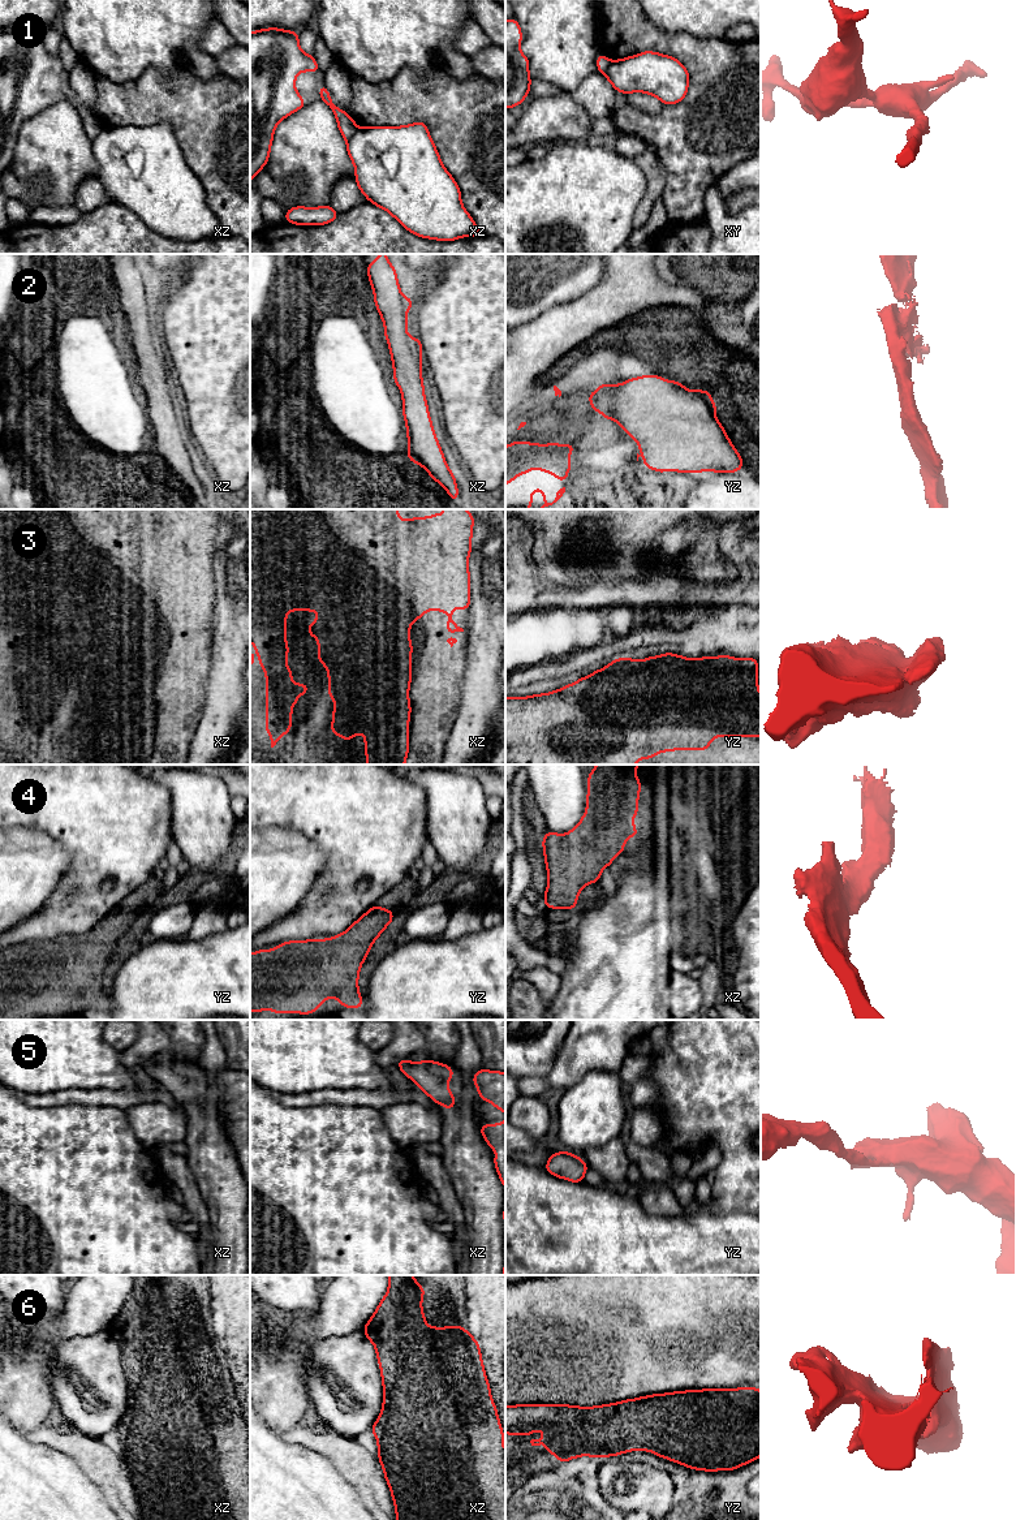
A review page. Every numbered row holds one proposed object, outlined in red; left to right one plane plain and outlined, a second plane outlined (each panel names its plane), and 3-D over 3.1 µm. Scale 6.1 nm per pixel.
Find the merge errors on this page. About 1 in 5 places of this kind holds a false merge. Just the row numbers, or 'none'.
1

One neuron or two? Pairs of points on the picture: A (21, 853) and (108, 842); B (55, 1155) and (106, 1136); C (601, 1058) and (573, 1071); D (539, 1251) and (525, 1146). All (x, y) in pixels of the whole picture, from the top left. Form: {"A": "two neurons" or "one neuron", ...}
{"A": "two neurons", "B": "one neuron", "C": "one neuron", "D": "two neurons"}

